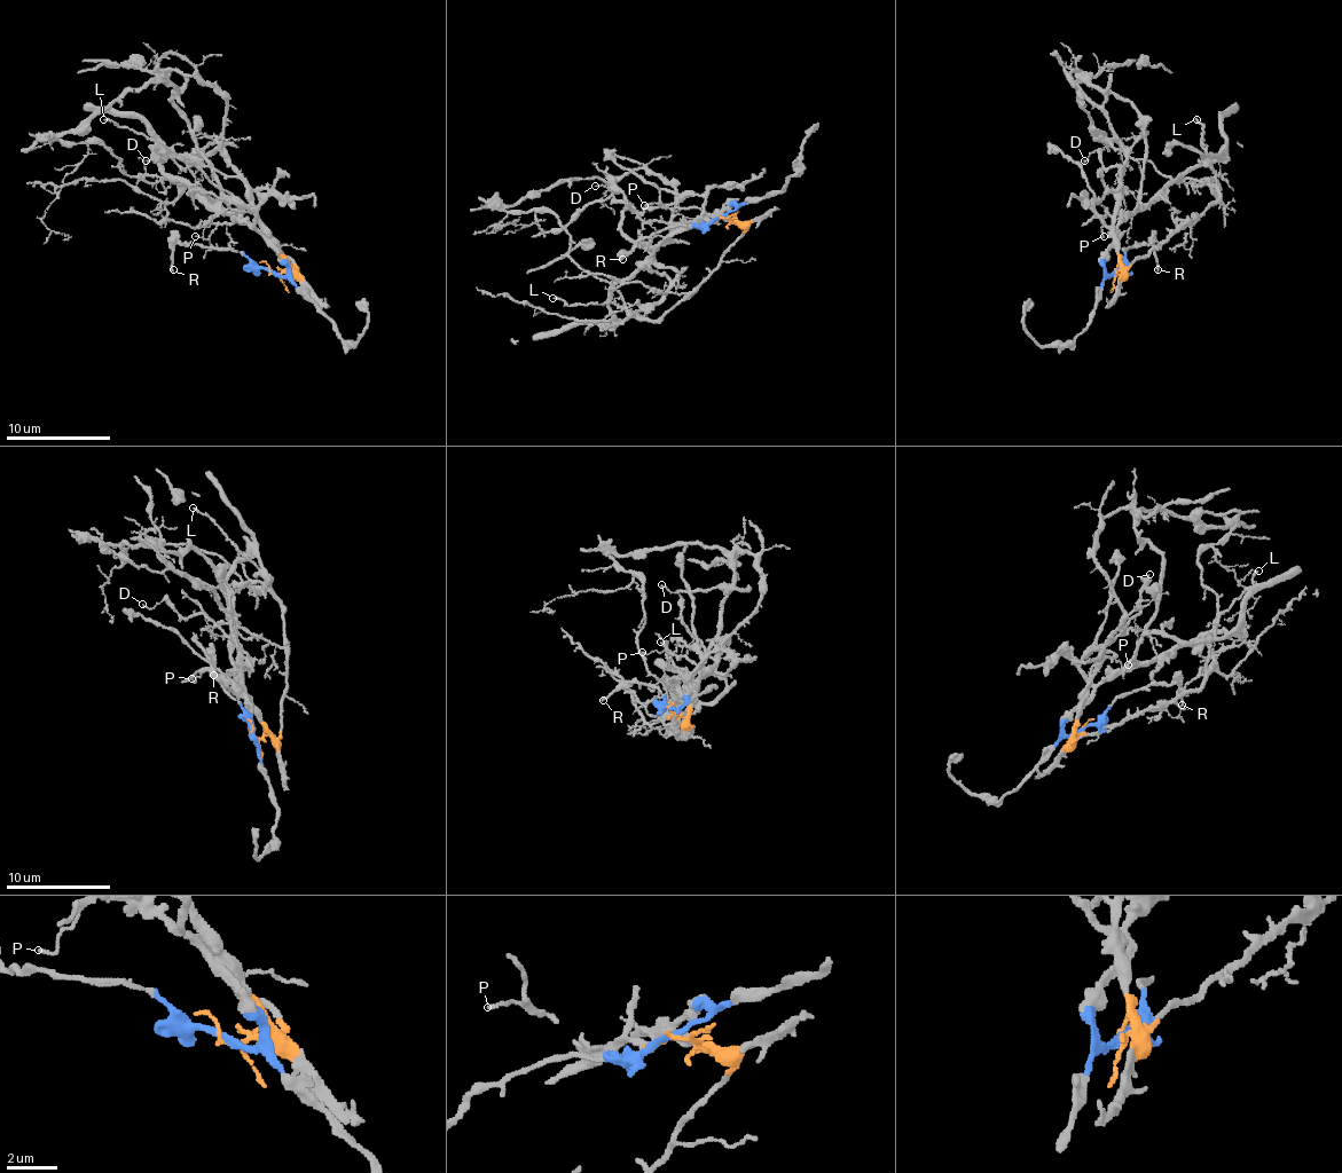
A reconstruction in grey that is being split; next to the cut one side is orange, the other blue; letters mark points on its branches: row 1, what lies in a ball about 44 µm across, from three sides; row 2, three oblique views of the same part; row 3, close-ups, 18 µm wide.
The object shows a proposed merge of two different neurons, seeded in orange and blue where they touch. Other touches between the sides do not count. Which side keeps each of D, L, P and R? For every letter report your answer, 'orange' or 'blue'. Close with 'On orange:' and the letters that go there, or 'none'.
D: orange
L: orange
P: orange
R: blue
On orange: D, L, P

